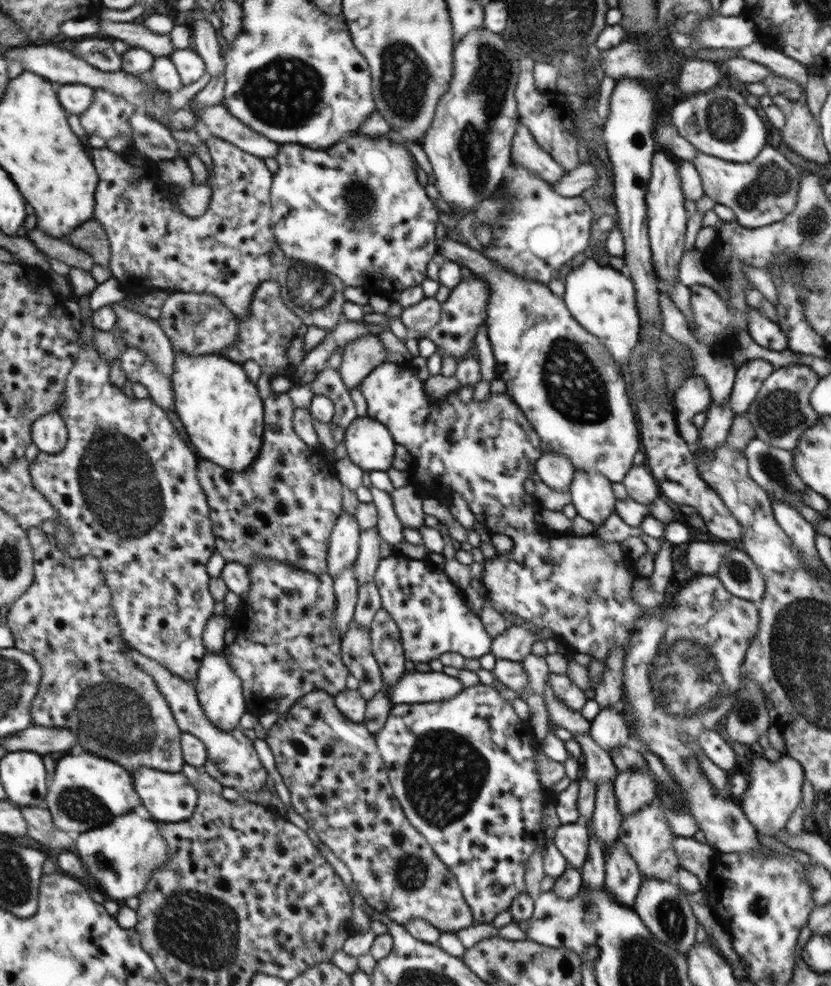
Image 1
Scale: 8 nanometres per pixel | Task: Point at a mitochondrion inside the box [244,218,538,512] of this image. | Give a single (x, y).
(315, 290)

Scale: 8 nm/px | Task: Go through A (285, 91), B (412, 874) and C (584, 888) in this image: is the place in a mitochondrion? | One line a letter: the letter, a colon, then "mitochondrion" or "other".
A: mitochondrion
B: mitochondrion
C: other

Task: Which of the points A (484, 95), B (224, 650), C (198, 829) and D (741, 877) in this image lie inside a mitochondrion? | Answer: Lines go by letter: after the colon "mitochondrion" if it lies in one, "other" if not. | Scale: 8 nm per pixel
A: mitochondrion
B: other
C: other
D: other

